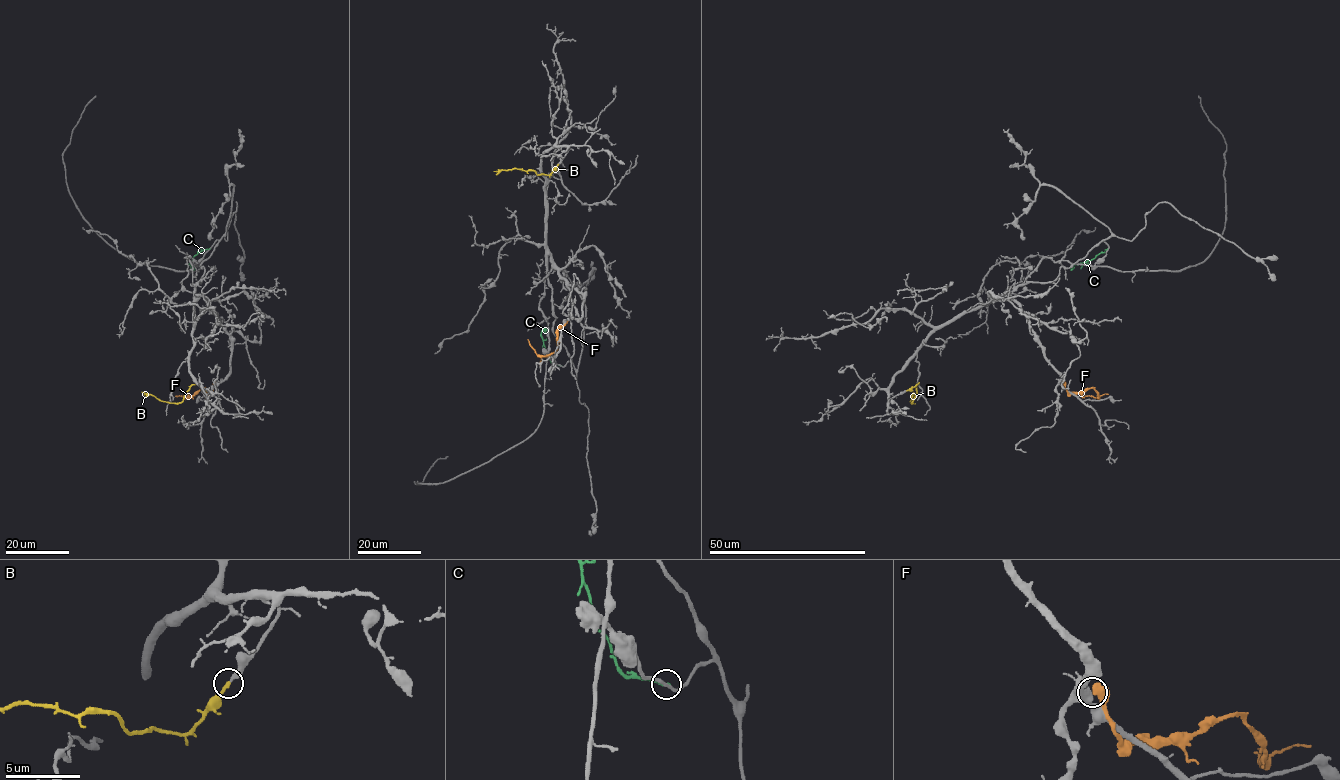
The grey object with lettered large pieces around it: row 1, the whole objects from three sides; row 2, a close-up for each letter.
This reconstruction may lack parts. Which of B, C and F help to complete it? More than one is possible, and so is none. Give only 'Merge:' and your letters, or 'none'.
Merge: B

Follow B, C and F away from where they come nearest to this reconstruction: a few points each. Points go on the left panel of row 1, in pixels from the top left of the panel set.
B: (206, 391), (194, 384), (179, 403), (161, 401), (142, 392)
C: (209, 249), (193, 257), (189, 264), (194, 270)
F: (215, 383), (208, 393), (205, 388), (191, 396), (175, 396)

